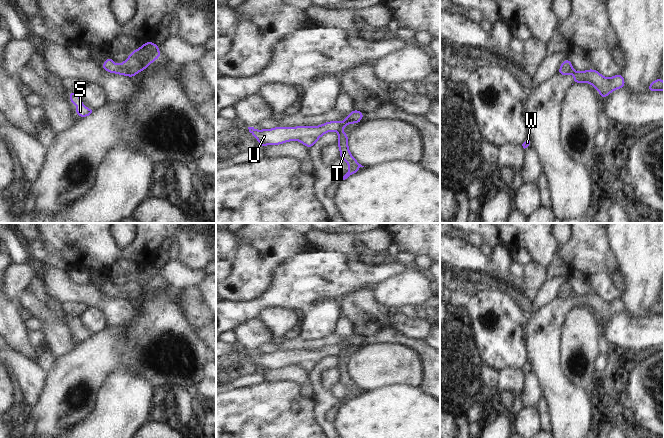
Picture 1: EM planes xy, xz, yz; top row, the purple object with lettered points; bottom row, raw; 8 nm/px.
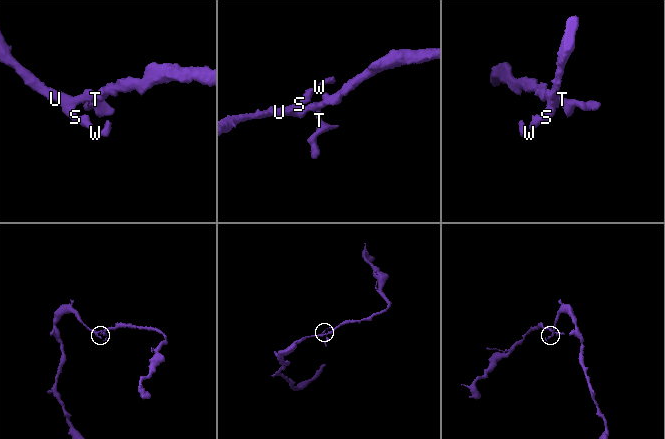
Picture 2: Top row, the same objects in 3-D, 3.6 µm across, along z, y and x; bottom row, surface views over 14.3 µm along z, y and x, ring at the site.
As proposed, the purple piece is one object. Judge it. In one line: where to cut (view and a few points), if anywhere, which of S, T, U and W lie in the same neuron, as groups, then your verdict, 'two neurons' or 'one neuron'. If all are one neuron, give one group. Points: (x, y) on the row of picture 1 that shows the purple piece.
cut in xz along (340, 129), (338, 131); S U W / T; two neurons

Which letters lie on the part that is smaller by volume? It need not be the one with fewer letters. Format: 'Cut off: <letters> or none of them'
Cut off: T

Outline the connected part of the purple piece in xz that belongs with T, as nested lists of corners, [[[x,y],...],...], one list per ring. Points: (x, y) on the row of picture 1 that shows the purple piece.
[[[341,130],[338,131],[337,145],[340,149],[340,158],[349,164],[348,172],[341,178],[341,180],[343,181],[347,179],[350,175],[358,172],[360,167],[364,166],[359,164],[356,159],[350,154],[350,150],[348,148],[348,135]]]

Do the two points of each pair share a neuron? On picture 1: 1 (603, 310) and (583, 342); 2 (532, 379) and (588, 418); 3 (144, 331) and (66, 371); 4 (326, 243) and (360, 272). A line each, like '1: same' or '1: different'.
1: different
2: different
3: same
4: different

